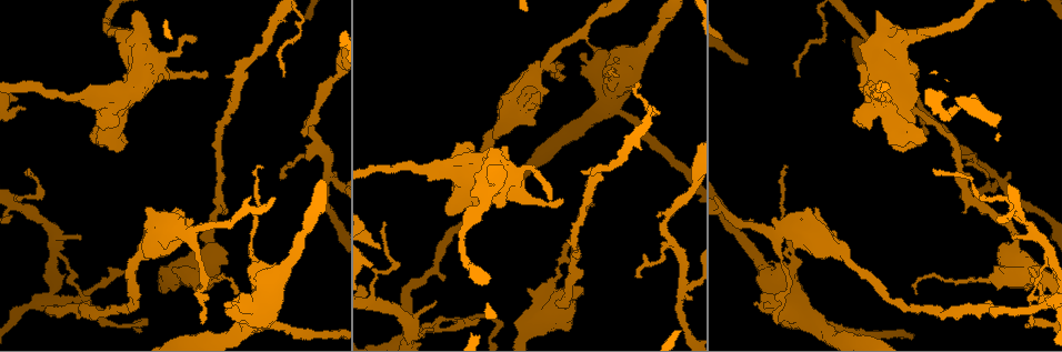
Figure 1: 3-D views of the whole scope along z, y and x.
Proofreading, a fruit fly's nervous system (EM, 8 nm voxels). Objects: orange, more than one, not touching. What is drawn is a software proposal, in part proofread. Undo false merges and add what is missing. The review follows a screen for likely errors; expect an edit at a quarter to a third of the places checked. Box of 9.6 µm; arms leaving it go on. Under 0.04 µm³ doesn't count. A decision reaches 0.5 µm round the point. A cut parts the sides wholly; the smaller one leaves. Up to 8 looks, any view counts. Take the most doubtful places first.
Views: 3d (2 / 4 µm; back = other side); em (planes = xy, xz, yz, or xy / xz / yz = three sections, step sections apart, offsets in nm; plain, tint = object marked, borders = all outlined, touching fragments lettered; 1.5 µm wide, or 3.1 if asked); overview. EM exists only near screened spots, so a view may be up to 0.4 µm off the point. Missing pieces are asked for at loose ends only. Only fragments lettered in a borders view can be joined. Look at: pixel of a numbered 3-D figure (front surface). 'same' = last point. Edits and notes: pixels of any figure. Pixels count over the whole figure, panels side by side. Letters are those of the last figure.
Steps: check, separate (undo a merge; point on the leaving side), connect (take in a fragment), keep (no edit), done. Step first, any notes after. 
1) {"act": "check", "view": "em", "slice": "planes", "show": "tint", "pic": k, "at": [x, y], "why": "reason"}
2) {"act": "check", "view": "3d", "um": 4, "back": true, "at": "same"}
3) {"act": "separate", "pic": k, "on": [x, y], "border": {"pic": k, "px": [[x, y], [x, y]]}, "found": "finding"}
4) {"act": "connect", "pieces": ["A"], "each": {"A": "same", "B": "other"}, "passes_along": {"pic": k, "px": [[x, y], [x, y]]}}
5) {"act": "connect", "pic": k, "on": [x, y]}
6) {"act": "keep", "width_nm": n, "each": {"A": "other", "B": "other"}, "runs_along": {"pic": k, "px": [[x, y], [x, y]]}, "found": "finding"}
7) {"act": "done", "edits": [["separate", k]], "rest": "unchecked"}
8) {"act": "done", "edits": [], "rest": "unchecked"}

{"act": "check", "view": "em", "slice": "planes", "show": "tint", "pic": 1, "at": [754, 304], "why": "stops while still wide"}

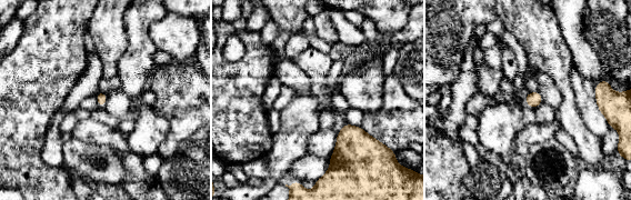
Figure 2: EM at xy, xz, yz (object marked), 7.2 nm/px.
{"act": "check", "view": "em", "slice": "planes", "show": "borders", "at": "same"}

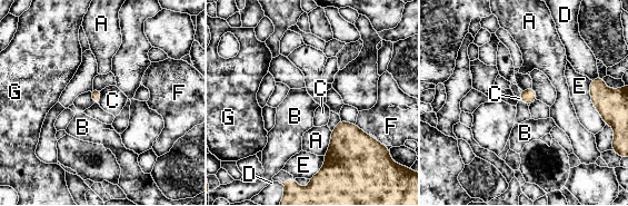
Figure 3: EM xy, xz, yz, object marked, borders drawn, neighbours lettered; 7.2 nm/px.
{"act": "keep", "longest_contact_nm": ["E", 280], "each": {"A": "other", "B": "other", "C": "other", "D": "other", "E": "other", "F": "other", "G": "other"}, "found": "none of them fits"}

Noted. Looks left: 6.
{"act": "check", "view": "3d", "um": 4, "pic": 1, "at": [871, 125], "why": "free end"}

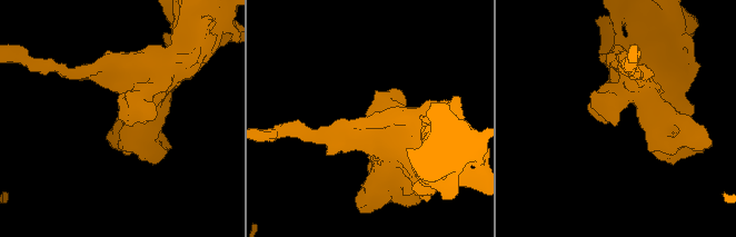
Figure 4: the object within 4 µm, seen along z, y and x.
{"act": "check", "view": "em", "slice": "xz", "step": 4, "show": "borders", "pic": 4, "at": [118, 115], "why": "need the tissue"}

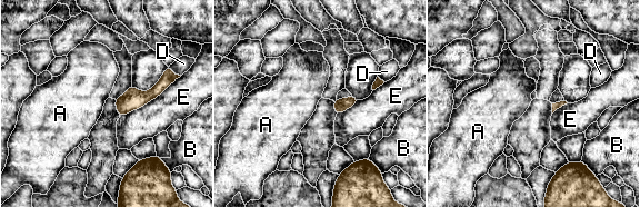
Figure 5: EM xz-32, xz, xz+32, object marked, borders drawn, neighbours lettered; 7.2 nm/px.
{"act": "check", "view": "em", "slice": "planes", "show": "borders", "at": "same", "why": "another direction"}

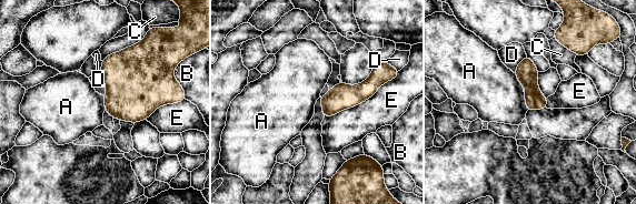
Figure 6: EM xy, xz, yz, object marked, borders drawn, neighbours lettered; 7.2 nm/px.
{"act": "keep", "each": {"A": "other", "B": "other", "C": "other", "D": "other", "E": "other"}, "border": {"pic": 6, "px": [[514, 73], [522, 88], [527, 110]]}, "found": "no lettered fragment goes on from it"}

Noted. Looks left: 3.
{"act": "check", "view": "em", "slice": "xz", "step": 8, "show": "borders", "pic": 1, "at": [1032, 298], "why": "sudden change in width"}

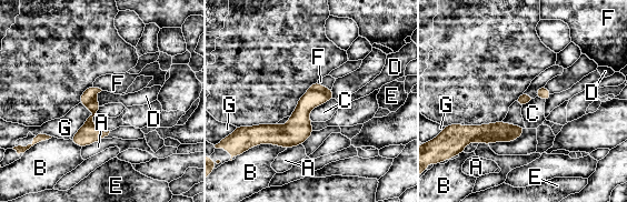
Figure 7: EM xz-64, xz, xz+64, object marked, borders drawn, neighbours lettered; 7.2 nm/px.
{"act": "separate", "pic": 7, "on": [311, 99], "each": {"A": "other", "B": "other", "C": "other", "D": "other", "E": "other", "F": "other", "G": "other"}, "part_leaving": {"pic": 7, "px": [[326, 98], [282, 134], [255, 137]]}, "found": "a second neuron is stuck on"}

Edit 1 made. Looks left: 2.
{"act": "done", "edits": [["separate", 7]], "rest": "unchecked"}

